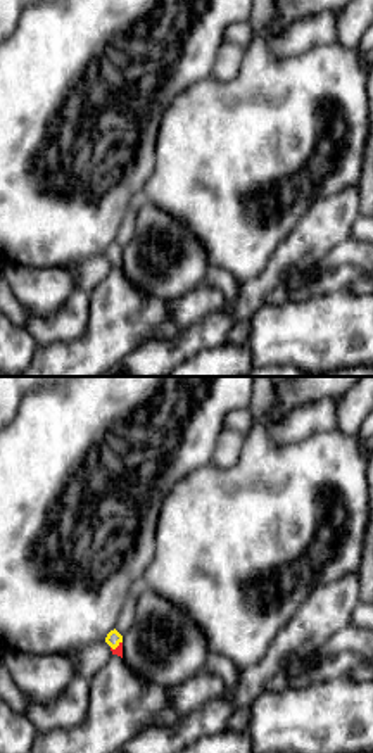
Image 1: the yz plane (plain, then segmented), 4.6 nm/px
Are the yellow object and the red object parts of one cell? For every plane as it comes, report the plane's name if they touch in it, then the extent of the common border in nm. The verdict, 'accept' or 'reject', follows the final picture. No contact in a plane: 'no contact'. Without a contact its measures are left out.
yz | 70 nm

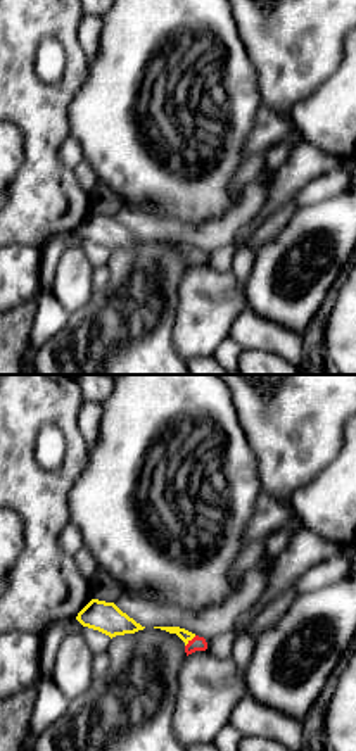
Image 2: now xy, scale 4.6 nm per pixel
xy | 80 nm

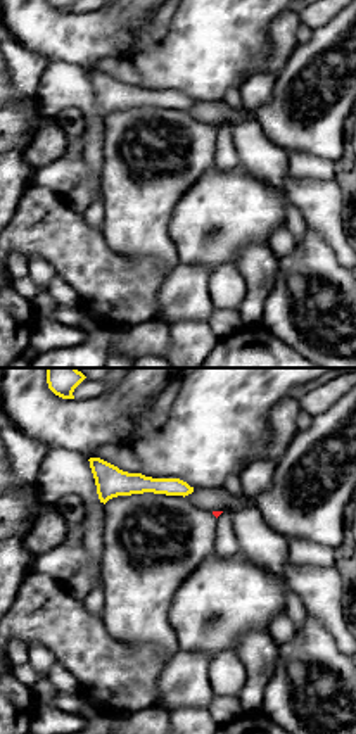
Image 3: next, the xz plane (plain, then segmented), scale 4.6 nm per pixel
no contact

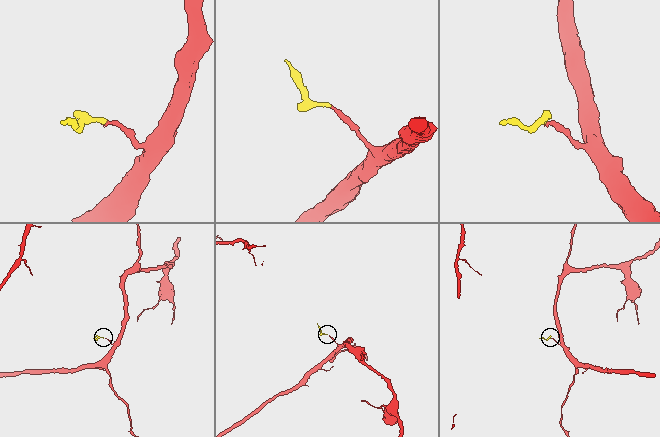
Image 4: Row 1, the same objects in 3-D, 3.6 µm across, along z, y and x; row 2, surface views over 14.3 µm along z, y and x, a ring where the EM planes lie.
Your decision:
accept

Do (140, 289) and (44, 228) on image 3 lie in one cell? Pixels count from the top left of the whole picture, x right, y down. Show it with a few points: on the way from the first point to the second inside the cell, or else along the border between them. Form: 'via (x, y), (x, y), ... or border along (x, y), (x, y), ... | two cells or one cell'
via (116, 289), (68, 244) | one cell

